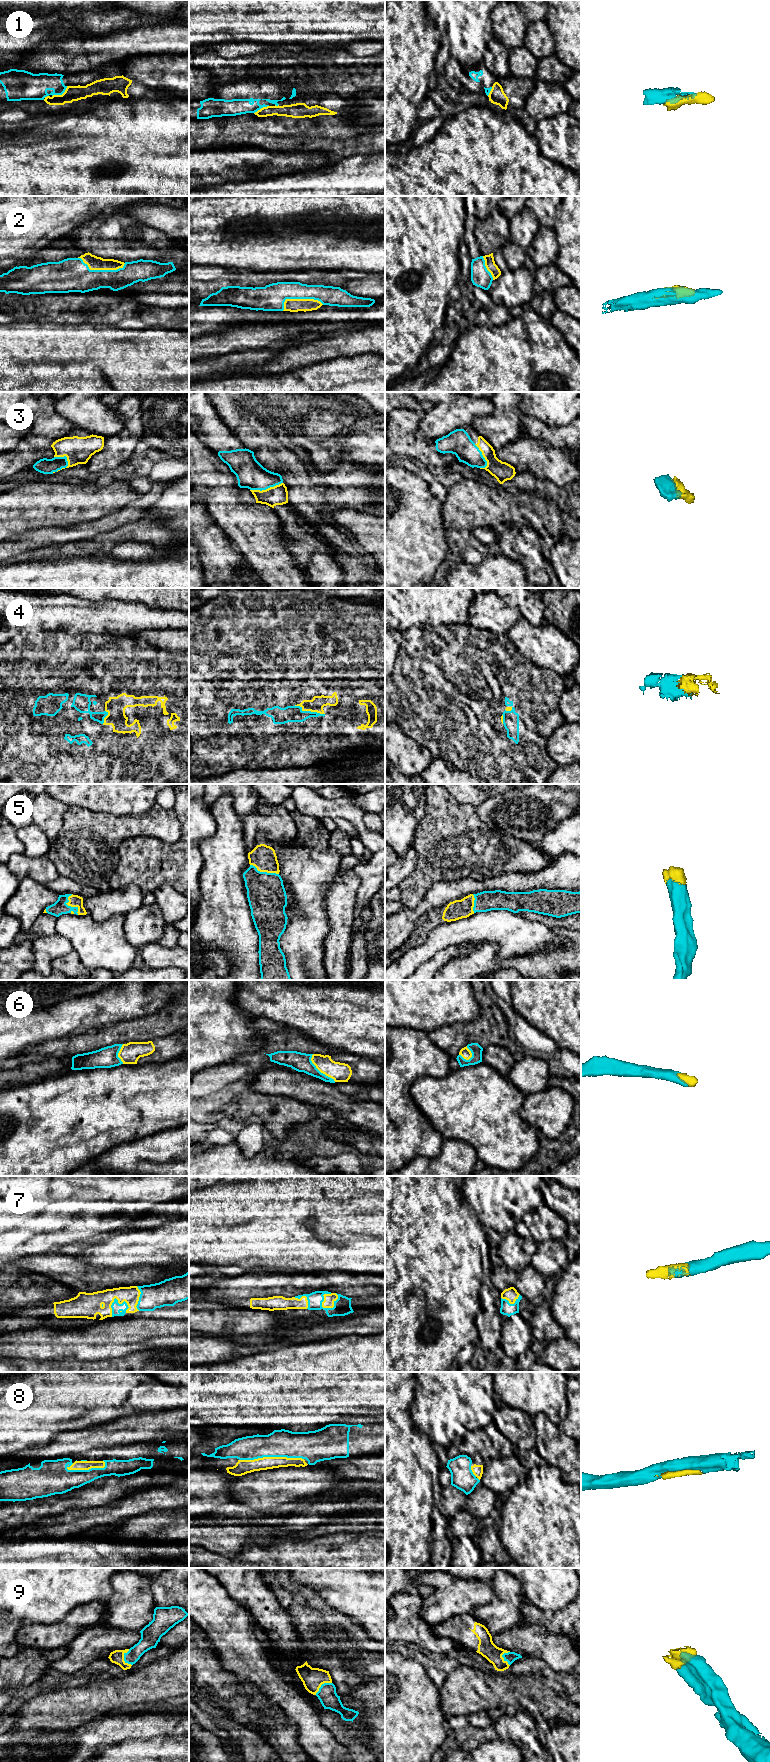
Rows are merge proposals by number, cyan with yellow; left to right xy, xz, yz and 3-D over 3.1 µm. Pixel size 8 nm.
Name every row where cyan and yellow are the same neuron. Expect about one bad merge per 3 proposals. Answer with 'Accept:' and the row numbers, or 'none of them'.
Accept: 2, 3, 4, 5, 6, 7, 8, 9

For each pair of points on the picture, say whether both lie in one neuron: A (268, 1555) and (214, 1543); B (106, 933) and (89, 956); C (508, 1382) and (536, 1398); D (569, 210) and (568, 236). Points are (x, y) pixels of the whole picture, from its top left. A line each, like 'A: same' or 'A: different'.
A: different
B: same
C: same
D: same

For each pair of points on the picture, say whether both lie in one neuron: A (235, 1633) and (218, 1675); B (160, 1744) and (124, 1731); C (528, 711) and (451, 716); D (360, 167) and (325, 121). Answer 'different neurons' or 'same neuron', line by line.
A: different neurons
B: different neurons
C: same neuron
D: different neurons

